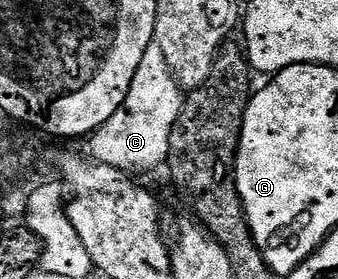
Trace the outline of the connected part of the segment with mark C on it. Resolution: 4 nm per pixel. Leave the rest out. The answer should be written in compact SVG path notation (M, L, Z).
M153 41L143 54L125 103L106 124L90 135L90 157L99 165L115 167L126 174L161 168L167 160L173 124L185 102L184 91L165 63L161 46Z

